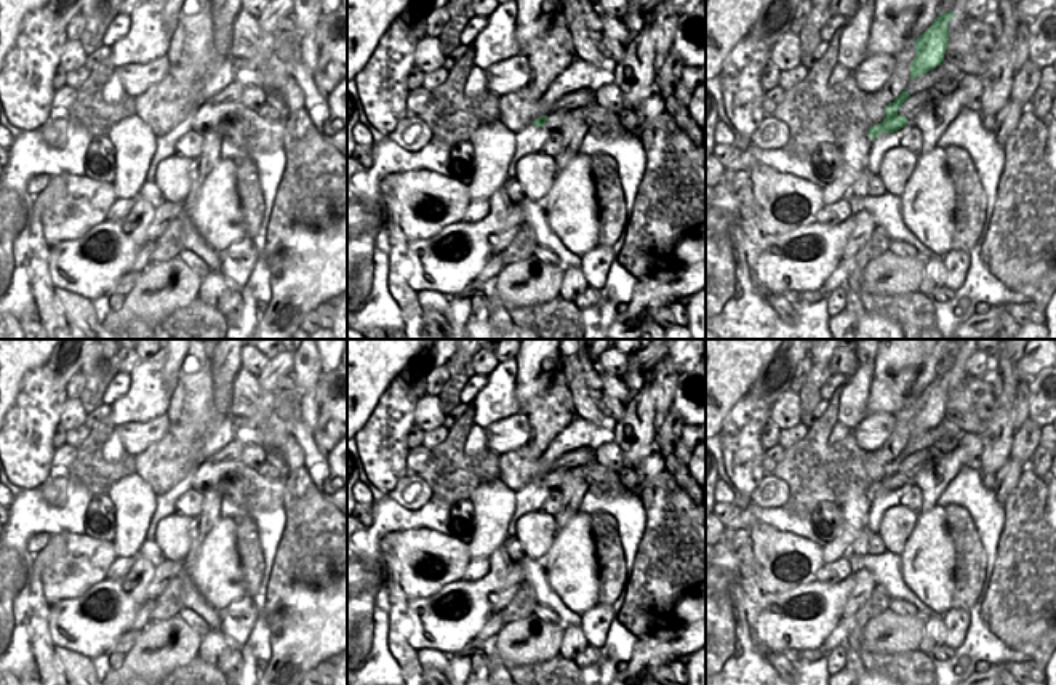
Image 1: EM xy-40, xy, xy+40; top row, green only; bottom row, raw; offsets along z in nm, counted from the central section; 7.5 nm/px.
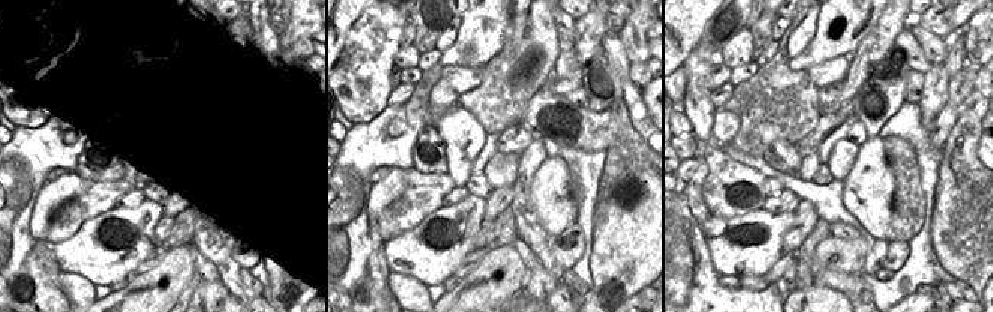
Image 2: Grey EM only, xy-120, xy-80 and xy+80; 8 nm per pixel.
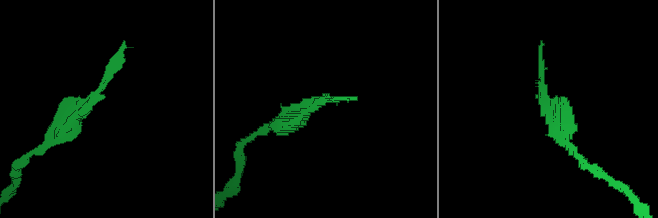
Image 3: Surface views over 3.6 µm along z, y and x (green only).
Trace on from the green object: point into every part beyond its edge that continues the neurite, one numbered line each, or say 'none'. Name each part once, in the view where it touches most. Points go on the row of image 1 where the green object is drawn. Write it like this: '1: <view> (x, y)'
none

